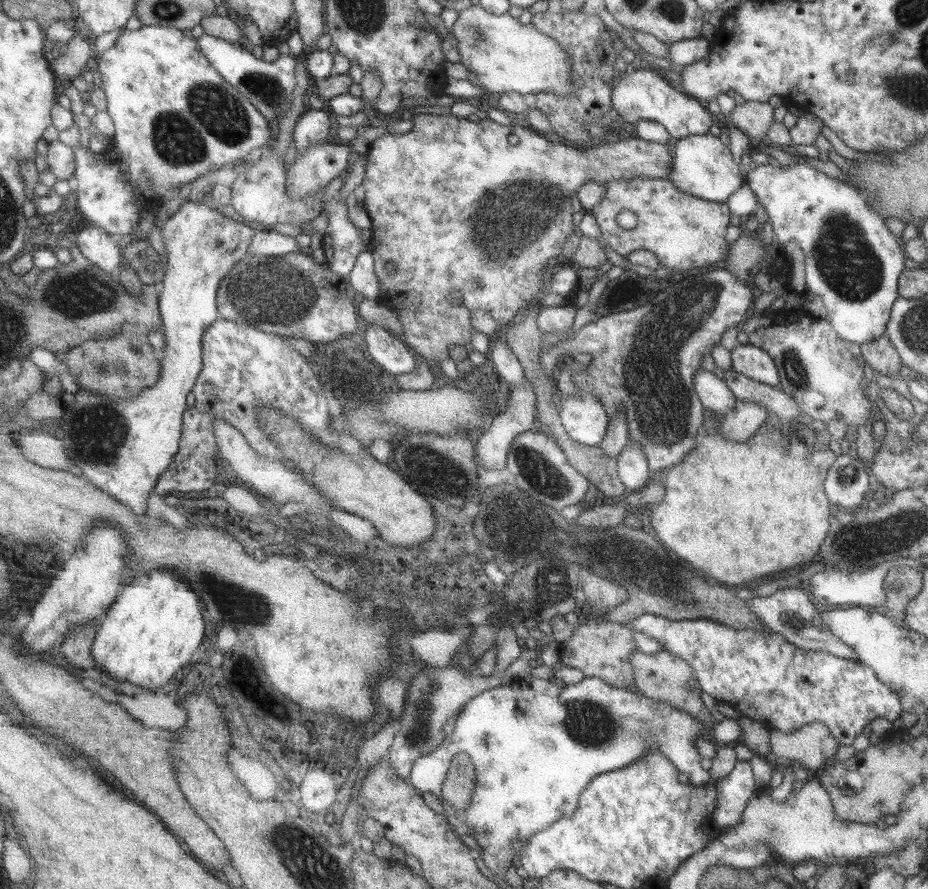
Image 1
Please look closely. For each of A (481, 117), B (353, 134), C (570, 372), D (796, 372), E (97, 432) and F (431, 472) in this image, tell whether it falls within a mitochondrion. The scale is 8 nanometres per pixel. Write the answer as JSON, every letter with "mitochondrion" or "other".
{"A":"other","B":"other","C":"other","D":"mitochondrion","E":"mitochondrion","F":"mitochondrion"}

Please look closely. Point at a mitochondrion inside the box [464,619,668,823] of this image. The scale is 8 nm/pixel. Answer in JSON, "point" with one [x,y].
{"point":[592,726]}

